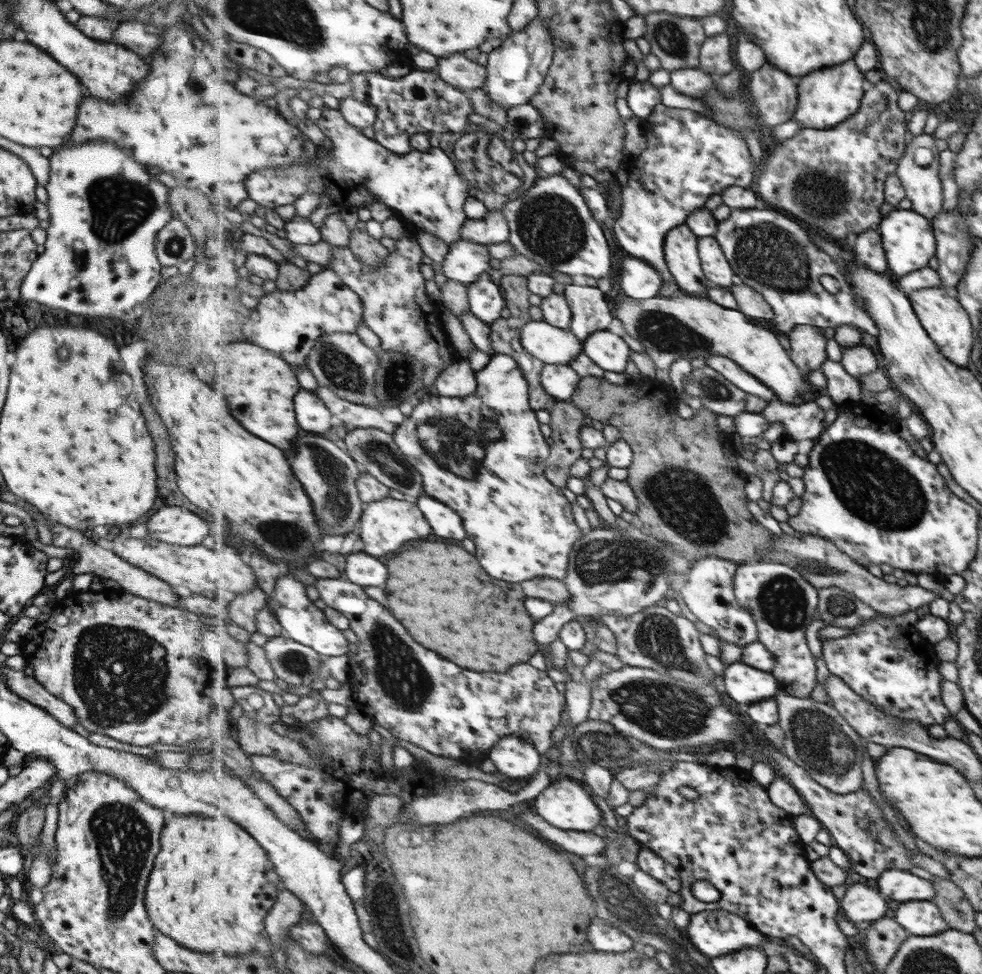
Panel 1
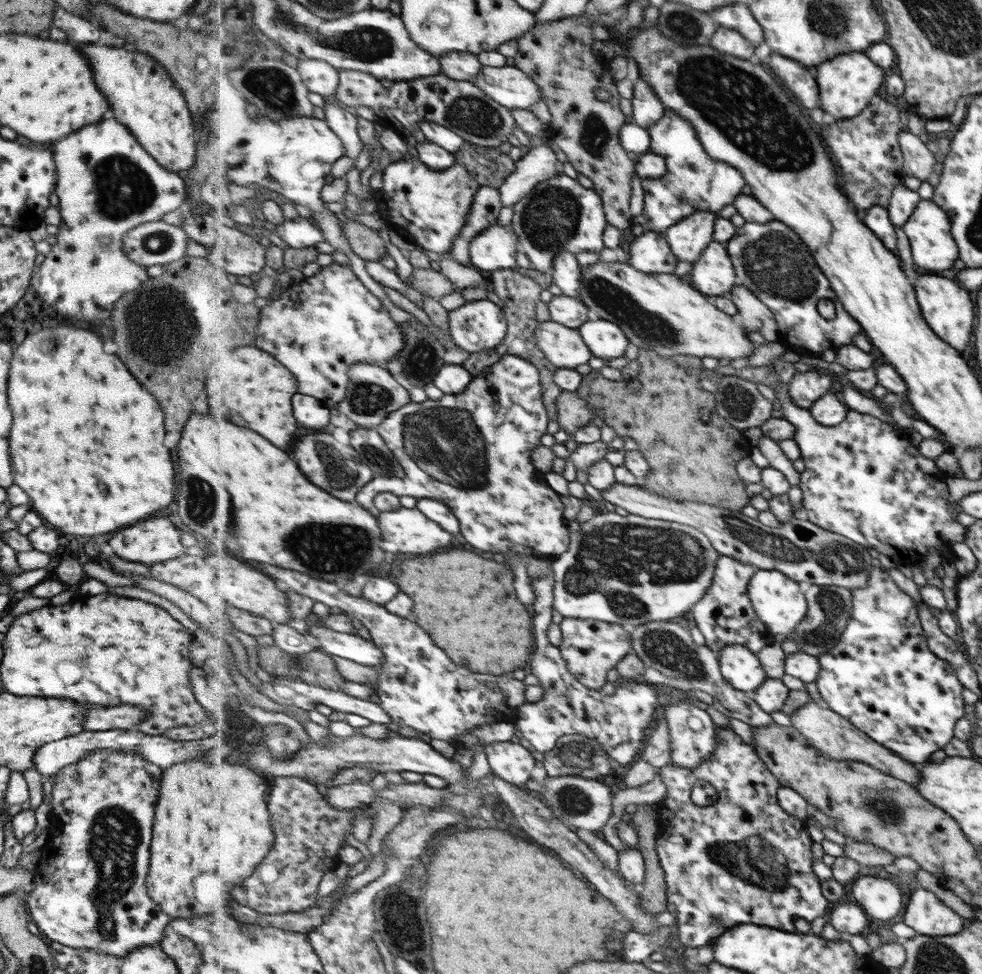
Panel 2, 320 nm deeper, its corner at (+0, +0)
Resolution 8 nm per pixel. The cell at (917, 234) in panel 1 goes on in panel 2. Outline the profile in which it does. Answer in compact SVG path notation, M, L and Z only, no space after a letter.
M920 200L907 217L901 230L906 234L913 266L923 270L939 270L949 274L953 271L953 261L958 258L958 248L950 233L950 220L947 214L931 200Z

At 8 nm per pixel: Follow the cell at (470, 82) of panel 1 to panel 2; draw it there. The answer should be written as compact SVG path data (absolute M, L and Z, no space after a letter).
M483 66L475 84L510 109L528 109L539 100L545 100L539 84L517 66Z

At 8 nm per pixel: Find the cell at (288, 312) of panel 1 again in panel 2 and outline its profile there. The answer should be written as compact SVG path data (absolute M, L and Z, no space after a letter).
M333 262L312 277L303 278L300 284L287 287L281 296L261 309L255 345L267 348L267 352L278 357L290 369L299 382L299 392L319 396L319 400L329 400L329 404L338 404L348 395L351 382L348 370L352 364L370 362L387 368L389 360L400 356L406 344L407 337L391 314L383 308L383 302L371 290L367 290L367 286L355 276L349 265Z

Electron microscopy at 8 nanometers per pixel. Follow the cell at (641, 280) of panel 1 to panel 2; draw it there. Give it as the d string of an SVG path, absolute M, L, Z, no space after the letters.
M653 231L636 237L629 248L631 263L639 272L651 274L673 274L677 268L678 256L671 248L666 235Z

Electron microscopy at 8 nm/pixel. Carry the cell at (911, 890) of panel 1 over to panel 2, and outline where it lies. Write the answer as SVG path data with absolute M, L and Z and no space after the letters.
M860 876L853 882L851 892L872 920L889 920L901 908L899 889L888 876Z

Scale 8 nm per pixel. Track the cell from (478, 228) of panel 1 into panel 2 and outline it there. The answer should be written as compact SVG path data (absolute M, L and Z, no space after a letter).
M537 144L515 162L516 169L508 173L503 184L498 188L504 206L515 206L522 201L538 184L551 180L562 173L555 150L549 145Z

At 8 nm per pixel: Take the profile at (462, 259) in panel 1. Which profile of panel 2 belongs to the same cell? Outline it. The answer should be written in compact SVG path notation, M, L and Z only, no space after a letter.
M495 223L472 240L470 257L476 268L492 273L518 266L520 251L517 232Z

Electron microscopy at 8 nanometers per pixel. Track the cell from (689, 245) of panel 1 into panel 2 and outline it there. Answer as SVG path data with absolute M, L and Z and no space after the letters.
M697 211L666 230L665 235L678 260L696 264L703 250L711 244L715 222L715 212Z

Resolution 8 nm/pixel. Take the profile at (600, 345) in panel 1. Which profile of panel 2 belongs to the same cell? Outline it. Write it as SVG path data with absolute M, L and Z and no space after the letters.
M601 318L587 321L579 328L579 332L582 333L594 356L604 362L608 362L611 358L625 356L625 350L631 339L621 325Z

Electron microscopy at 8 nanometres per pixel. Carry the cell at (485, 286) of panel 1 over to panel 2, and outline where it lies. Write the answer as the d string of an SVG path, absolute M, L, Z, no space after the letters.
M488 299L466 302L447 318L452 339L470 353L499 347L508 333L506 313Z

